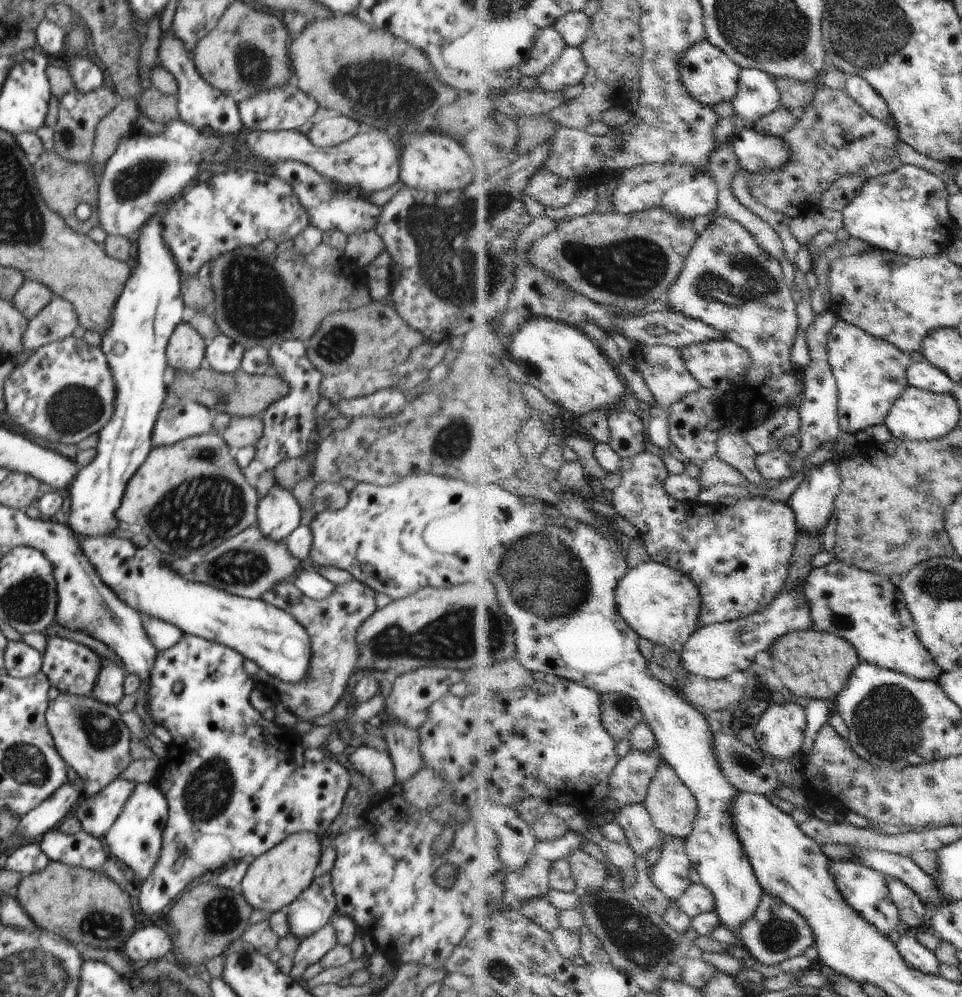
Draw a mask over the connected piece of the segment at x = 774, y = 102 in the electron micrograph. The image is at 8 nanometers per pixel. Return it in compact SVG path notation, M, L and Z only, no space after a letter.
M744 69L738 95L732 102L742 124L753 125L762 118L773 114L781 107L782 101L783 93L780 91L778 79L759 69Z

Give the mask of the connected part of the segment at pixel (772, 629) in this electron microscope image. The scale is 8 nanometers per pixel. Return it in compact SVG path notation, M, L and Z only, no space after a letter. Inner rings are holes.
M804 586L804 589L782 592L771 606L762 609L760 613L732 623L700 627L682 654L684 666L692 673L710 679L726 679L736 671L746 672L755 664L758 652L771 650L782 636L790 632L814 628L815 618L812 610Z

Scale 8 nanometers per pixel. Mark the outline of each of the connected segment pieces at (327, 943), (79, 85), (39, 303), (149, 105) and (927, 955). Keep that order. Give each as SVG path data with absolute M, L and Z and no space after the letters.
M329 923L321 930L318 930L312 937L300 942L300 946L294 956L293 968L290 976L302 981L302 974L305 969L320 962L324 955L337 946L337 937L334 926Z
M86 54L63 58L63 62L68 66L71 78L75 81L76 89L84 94L98 89L104 84L104 74L89 60Z
M26 279L16 292L11 304L21 316L30 321L51 302L53 296L51 290L44 284Z
M154 86L142 92L139 111L157 123L168 124L179 118L176 96L164 95Z
M906 932L897 944L897 948L907 961L909 967L913 967L924 975L938 975L939 961L933 952L928 951L916 940L915 933Z

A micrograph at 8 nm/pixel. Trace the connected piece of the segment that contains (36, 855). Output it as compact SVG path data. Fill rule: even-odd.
M24 842L3 857L2 867L26 877L44 870L47 862L38 842Z

